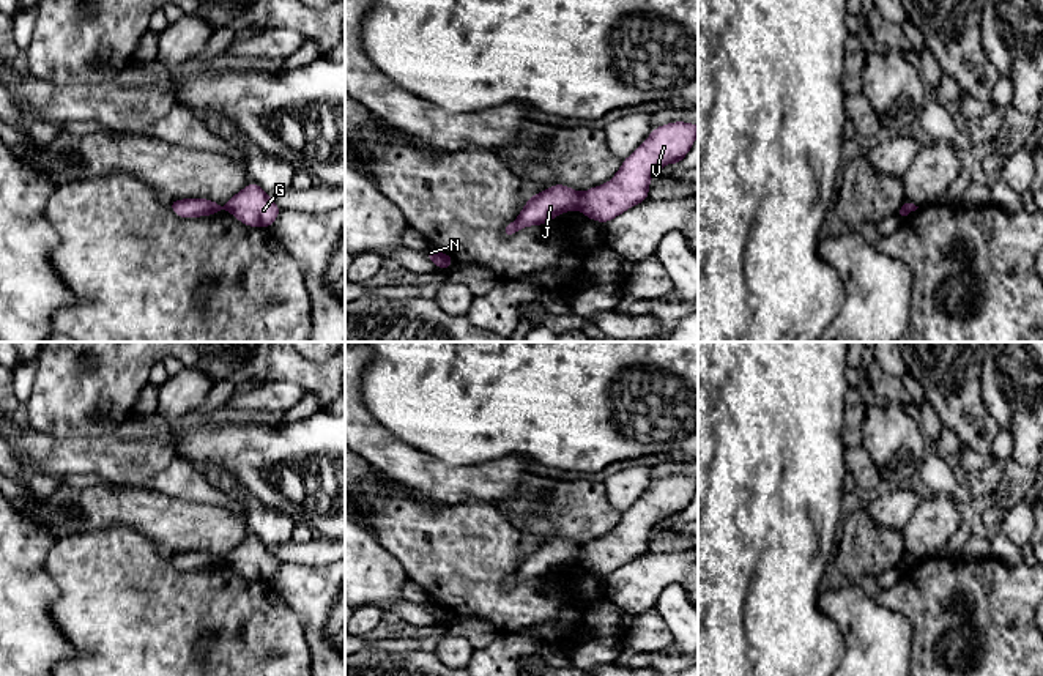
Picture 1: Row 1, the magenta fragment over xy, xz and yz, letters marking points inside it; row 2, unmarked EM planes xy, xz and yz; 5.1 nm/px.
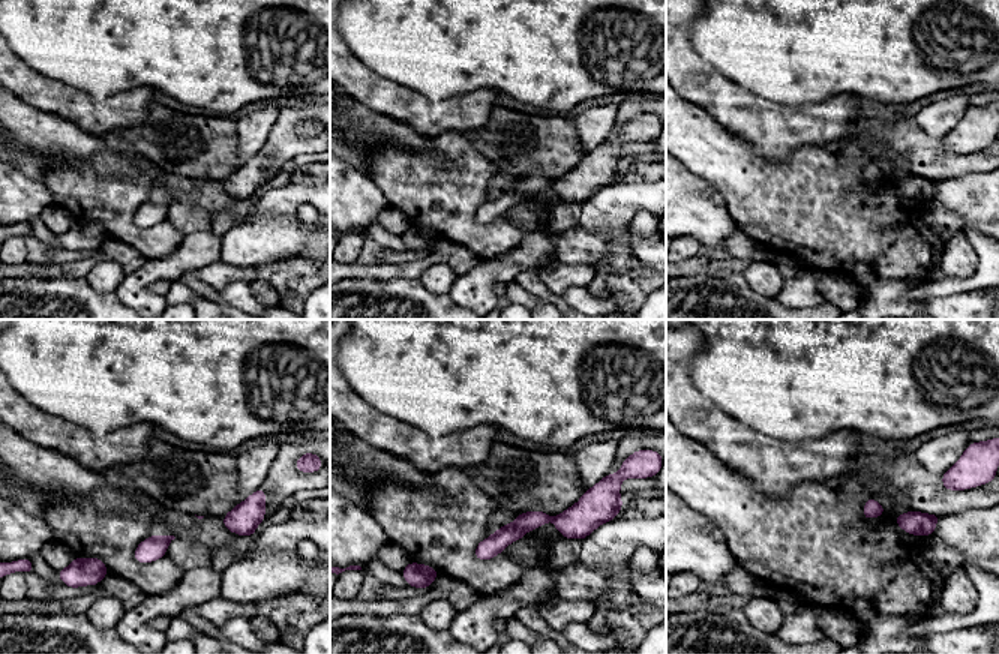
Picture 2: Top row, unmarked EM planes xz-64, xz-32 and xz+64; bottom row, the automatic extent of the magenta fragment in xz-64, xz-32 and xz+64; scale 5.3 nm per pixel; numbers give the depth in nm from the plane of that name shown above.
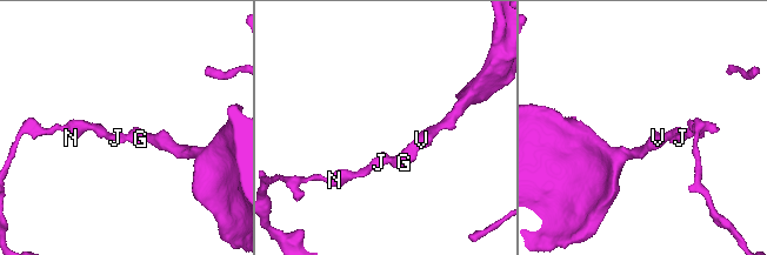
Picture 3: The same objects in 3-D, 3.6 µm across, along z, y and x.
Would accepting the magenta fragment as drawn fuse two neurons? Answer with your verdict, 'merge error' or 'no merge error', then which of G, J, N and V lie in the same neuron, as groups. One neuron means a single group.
merge error; groups G V / J N

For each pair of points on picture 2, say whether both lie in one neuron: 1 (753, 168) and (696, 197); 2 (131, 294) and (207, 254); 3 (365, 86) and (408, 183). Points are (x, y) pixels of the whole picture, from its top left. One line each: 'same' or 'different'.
1: different
2: same
3: different

